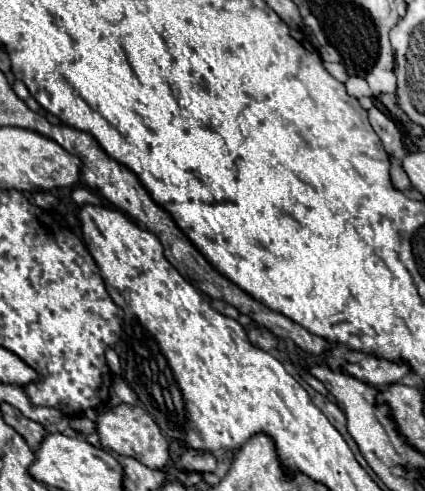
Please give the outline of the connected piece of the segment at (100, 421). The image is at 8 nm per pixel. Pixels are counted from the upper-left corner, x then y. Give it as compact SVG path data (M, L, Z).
M119 404L113 410L107 410L97 418L97 434L101 438L101 446L109 448L117 454L137 458L141 464L161 470L167 464L169 458L169 444L163 438L159 426L155 420L141 408L141 406L131 406L131 404Z

